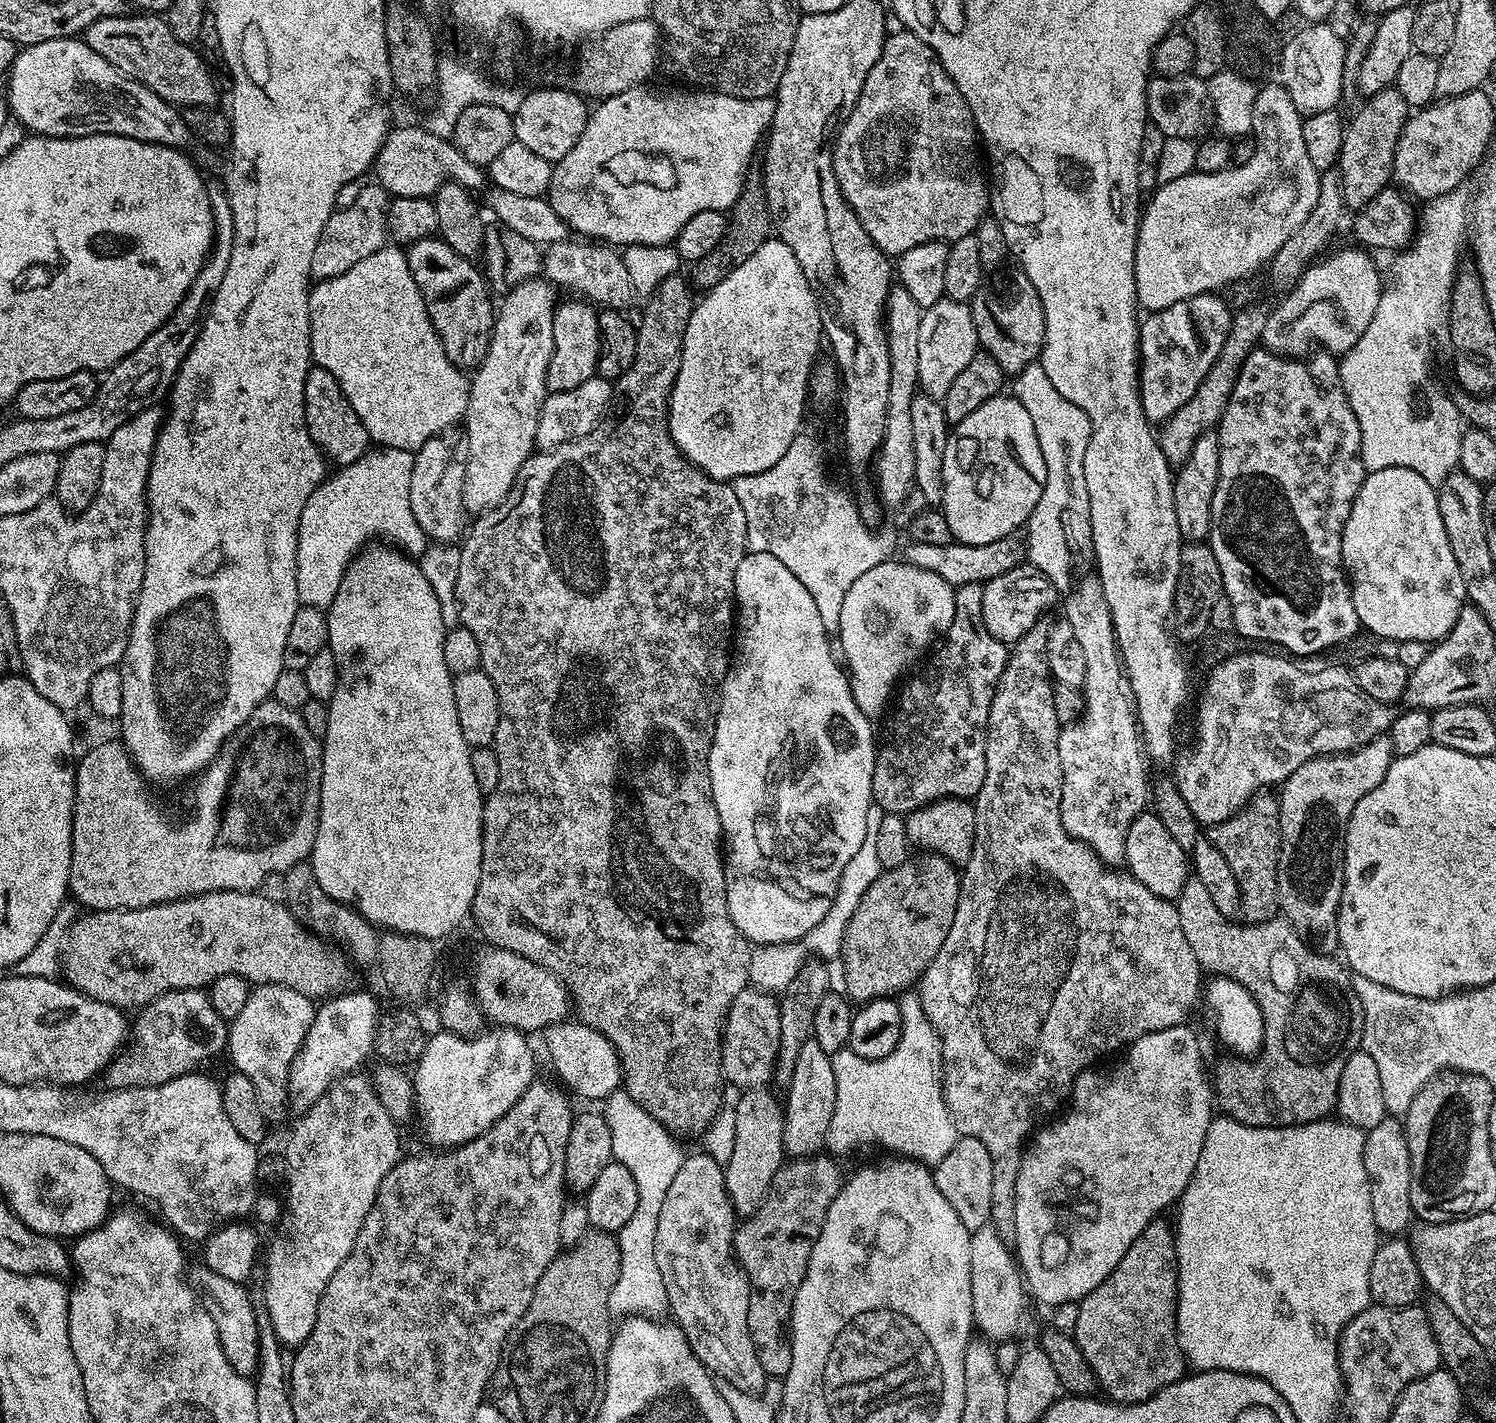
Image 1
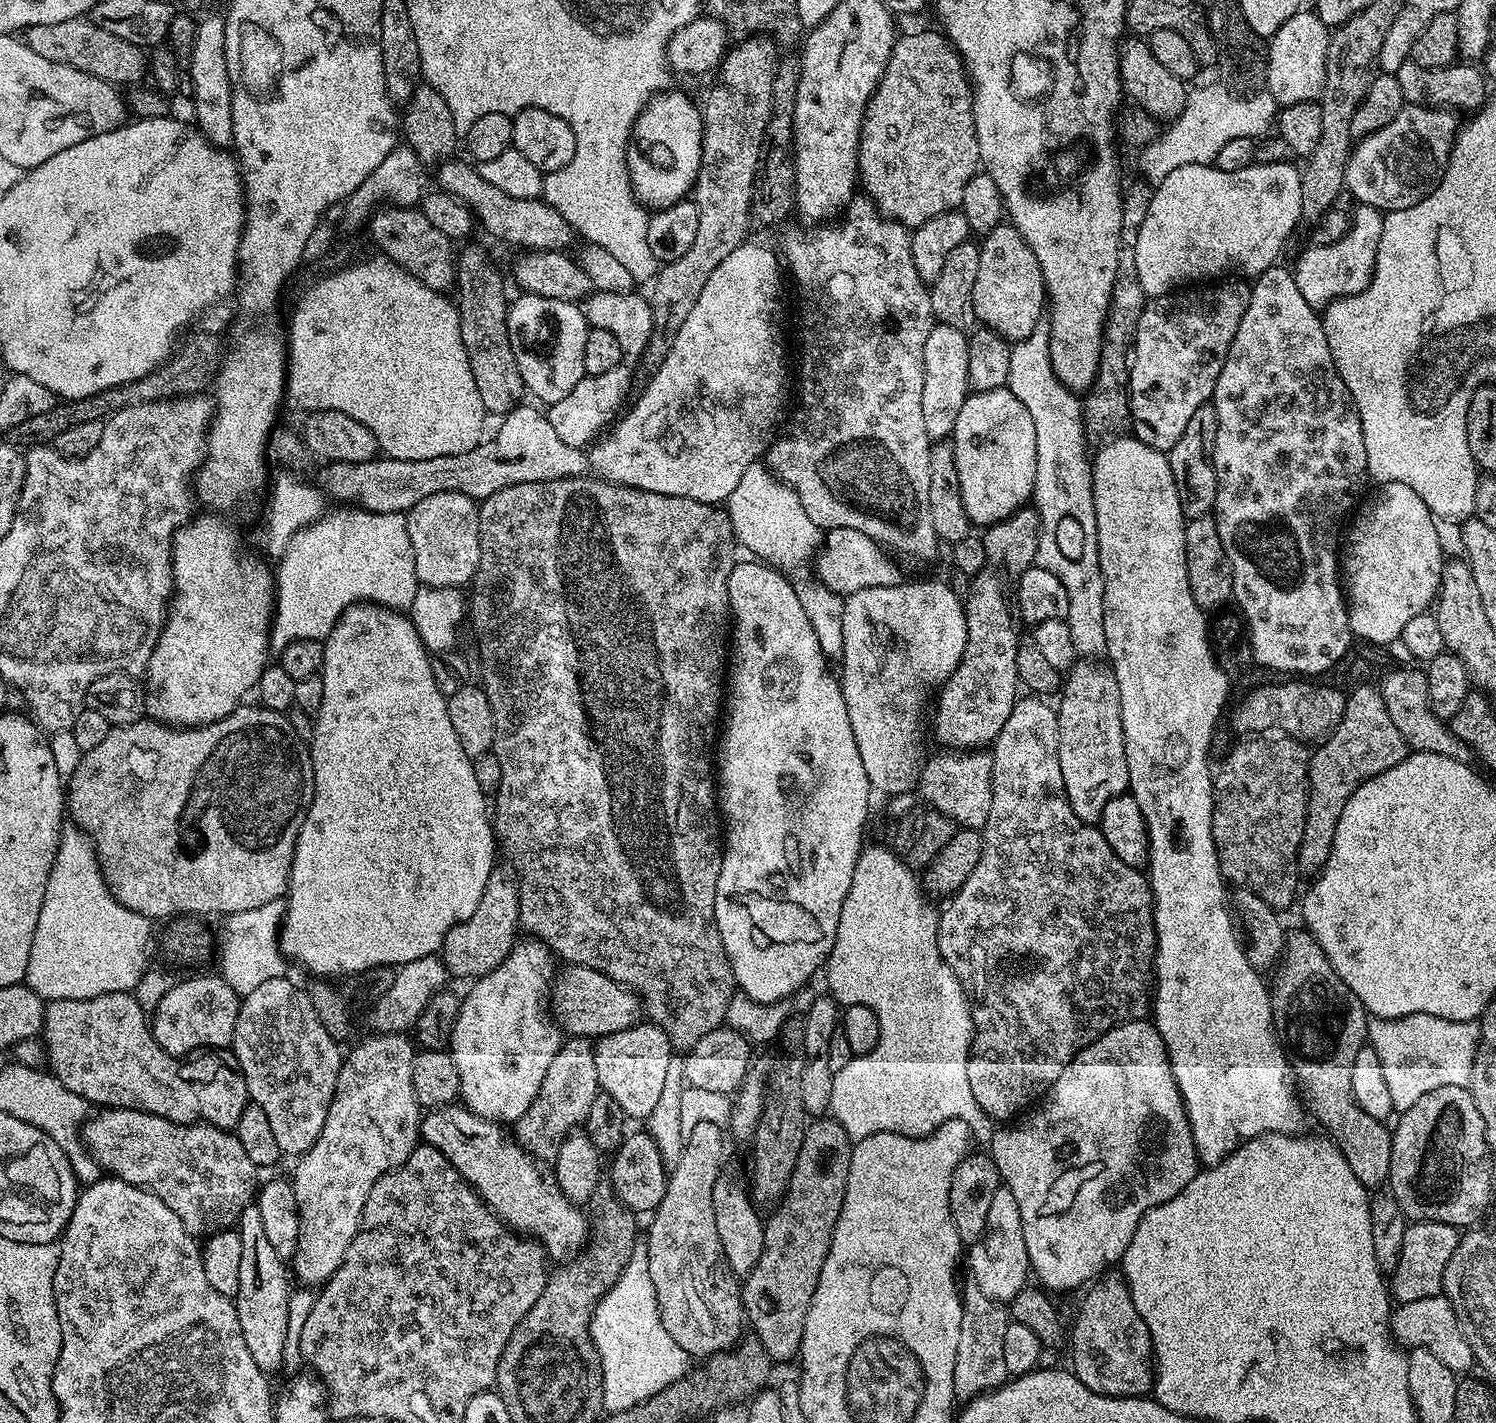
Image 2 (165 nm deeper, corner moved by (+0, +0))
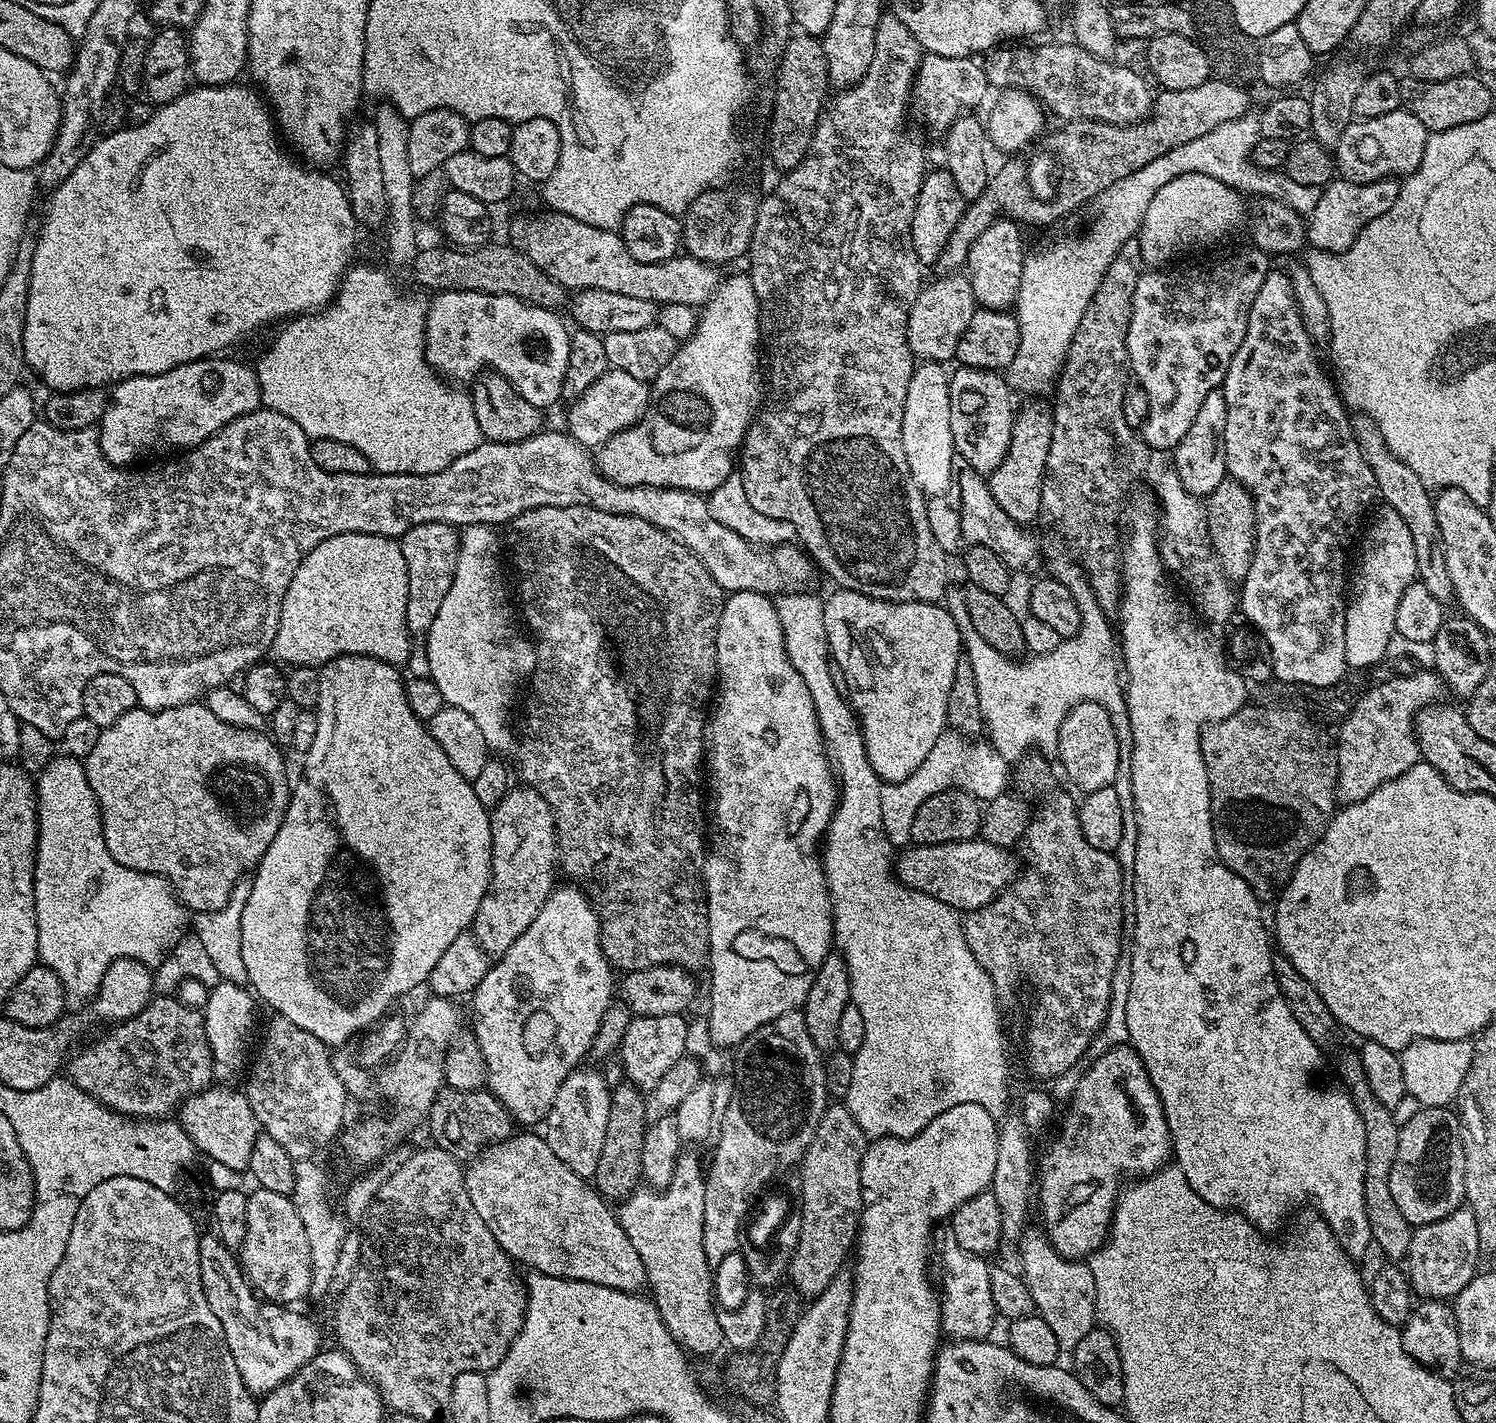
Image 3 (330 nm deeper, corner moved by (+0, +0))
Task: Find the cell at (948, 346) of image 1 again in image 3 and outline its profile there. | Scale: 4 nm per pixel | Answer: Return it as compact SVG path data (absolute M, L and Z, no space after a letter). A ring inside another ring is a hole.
M920 362L913 367L902 414L902 450L906 450L914 482L928 498L942 495L952 477L954 445L950 434L949 373L944 368L940 362Z

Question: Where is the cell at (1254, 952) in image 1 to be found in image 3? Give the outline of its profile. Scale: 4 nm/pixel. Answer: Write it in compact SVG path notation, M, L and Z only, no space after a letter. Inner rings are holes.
M1355 1051L1344 1052L1336 1064L1336 1072L1340 1075L1339 1083L1343 1085L1348 1097L1354 1102L1358 1114L1362 1118L1365 1130L1366 1178L1364 1179L1364 1197L1366 1198L1366 1218L1370 1218L1370 1234L1373 1245L1388 1262L1400 1262L1407 1257L1414 1225L1406 1222L1402 1210L1394 1202L1390 1194L1390 1170L1394 1166L1394 1154L1398 1154L1398 1134L1400 1124L1395 1120L1393 1109L1382 1106L1370 1084L1364 1080L1364 1071L1359 1055Z

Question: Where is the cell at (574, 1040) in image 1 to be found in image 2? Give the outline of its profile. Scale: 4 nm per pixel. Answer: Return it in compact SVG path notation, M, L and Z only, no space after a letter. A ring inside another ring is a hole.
M641 1022L633 1028L618 1030L618 1034L599 1037L594 1047L596 1049L594 1067L598 1069L600 1091L610 1094L610 1098L614 1098L618 1106L622 1106L625 1117L632 1119L633 1116L640 1122L647 1121L649 1114L654 1110L654 1105L658 1102L658 1097L662 1095L662 1086L666 1086L666 1074L674 1068L672 1064L674 1049L670 1040L666 1038L666 1034L657 1024Z

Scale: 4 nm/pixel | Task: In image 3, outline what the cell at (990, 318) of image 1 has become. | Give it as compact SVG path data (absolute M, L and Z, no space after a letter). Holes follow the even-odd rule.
M1001 218L995 220L970 246L970 254L966 265L966 275L974 290L974 298L981 308L999 308L1008 310L1013 307L1018 298L1018 290L1022 282L1024 269L1024 240L1020 237L1021 225L1015 220Z

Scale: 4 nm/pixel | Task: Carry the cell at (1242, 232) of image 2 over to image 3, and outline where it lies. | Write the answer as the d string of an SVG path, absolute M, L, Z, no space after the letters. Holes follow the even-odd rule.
M1182 174L1166 182L1166 186L1162 186L1158 194L1154 194L1146 209L1138 233L1140 257L1144 259L1145 265L1164 266L1172 262L1167 260L1172 260L1191 248L1204 248L1207 244L1218 243L1243 220L1245 223L1244 200L1245 197L1235 188L1206 174Z

